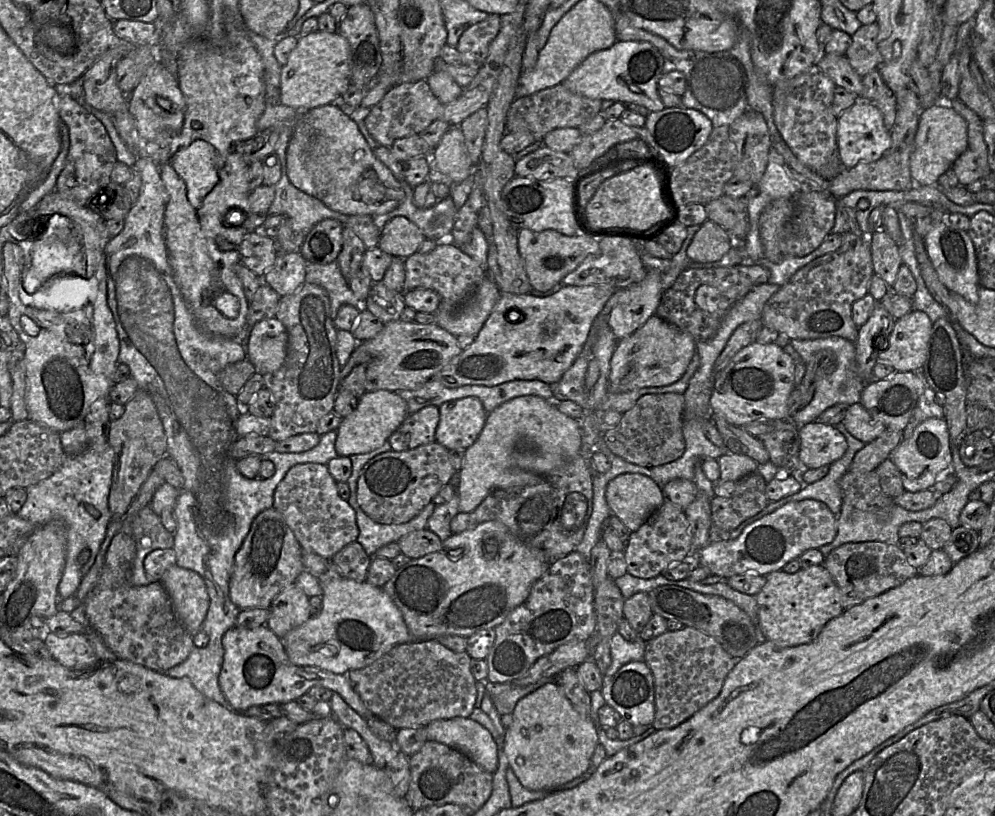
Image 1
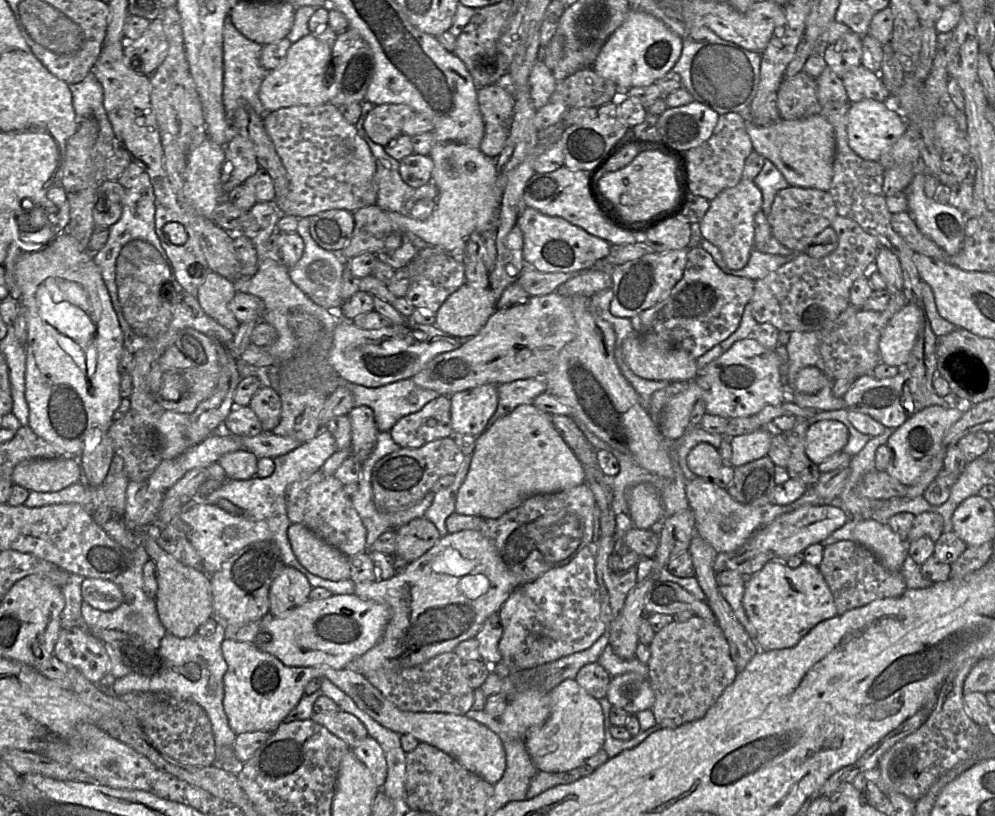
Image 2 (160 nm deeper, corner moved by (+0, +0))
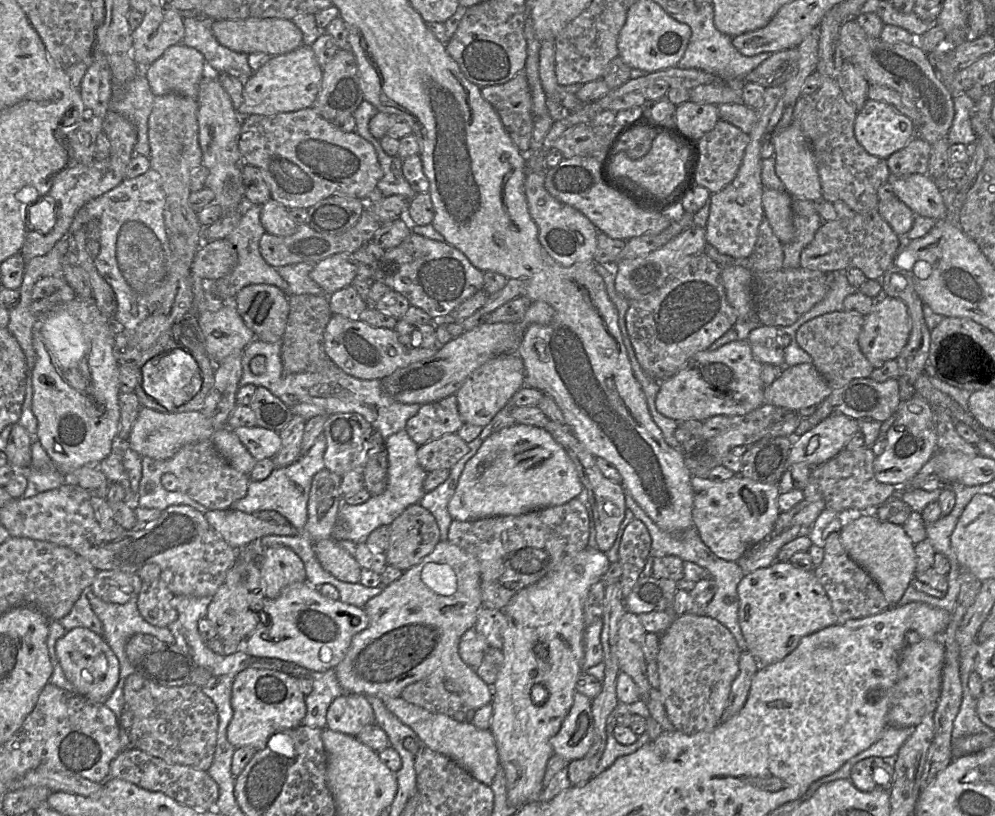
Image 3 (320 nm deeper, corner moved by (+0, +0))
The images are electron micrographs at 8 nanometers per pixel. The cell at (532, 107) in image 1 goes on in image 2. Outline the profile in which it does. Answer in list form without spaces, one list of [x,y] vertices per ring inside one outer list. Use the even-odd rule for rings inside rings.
[[[592,68],[582,69],[557,82],[549,102],[564,102],[568,109],[598,108],[613,100],[617,85],[599,76]]]

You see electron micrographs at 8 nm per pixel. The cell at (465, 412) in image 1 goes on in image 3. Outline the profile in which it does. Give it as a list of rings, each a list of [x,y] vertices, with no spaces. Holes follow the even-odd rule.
[[[503,354],[488,360],[474,370],[455,393],[462,421],[485,427],[524,385],[525,368],[518,354]]]

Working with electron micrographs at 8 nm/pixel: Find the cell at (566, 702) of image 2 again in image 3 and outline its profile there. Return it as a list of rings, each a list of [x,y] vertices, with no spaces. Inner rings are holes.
[[[576,691],[573,705],[564,719],[559,732],[551,738],[550,744],[556,755],[568,762],[585,758],[594,742],[594,719],[592,714],[592,700]]]

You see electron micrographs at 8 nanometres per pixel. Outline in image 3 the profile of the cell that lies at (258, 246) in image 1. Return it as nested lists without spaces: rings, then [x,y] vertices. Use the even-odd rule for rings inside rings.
[[[226,238],[204,241],[196,253],[191,270],[203,280],[216,280],[228,275],[237,260],[237,251]]]

